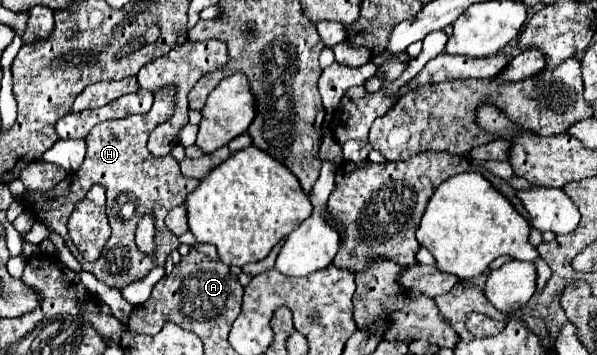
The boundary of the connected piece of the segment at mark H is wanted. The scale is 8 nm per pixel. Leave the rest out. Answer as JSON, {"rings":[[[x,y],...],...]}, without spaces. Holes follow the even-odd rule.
{"rings":[[[162,89],[154,95],[154,105],[146,115],[130,115],[130,117],[122,117],[118,121],[98,123],[96,127],[92,127],[90,135],[86,137],[86,145],[88,145],[86,159],[84,159],[82,167],[70,175],[70,179],[66,177],[62,183],[58,183],[50,191],[44,191],[44,193],[26,191],[22,197],[26,209],[34,211],[34,215],[40,213],[40,217],[44,217],[50,223],[50,227],[64,237],[68,249],[78,259],[82,269],[92,271],[102,283],[106,283],[110,287],[124,289],[126,285],[144,279],[154,265],[164,265],[170,251],[180,245],[178,237],[174,233],[170,233],[170,229],[166,229],[164,219],[172,207],[184,203],[186,195],[190,191],[194,191],[194,187],[198,185],[198,179],[186,179],[180,173],[180,165],[174,157],[154,157],[146,149],[150,131],[158,123],[164,123],[172,115],[172,111],[174,111],[174,89]],[[96,183],[106,189],[106,197],[108,197],[106,213],[108,213],[108,221],[112,227],[112,237],[104,245],[100,261],[86,263],[84,257],[80,255],[80,251],[70,241],[66,223],[70,219],[70,213],[74,211],[76,201],[82,201],[82,197],[86,197],[86,193]],[[146,213],[154,217],[154,225],[156,225],[154,255],[144,255],[136,245],[138,221]]]}

